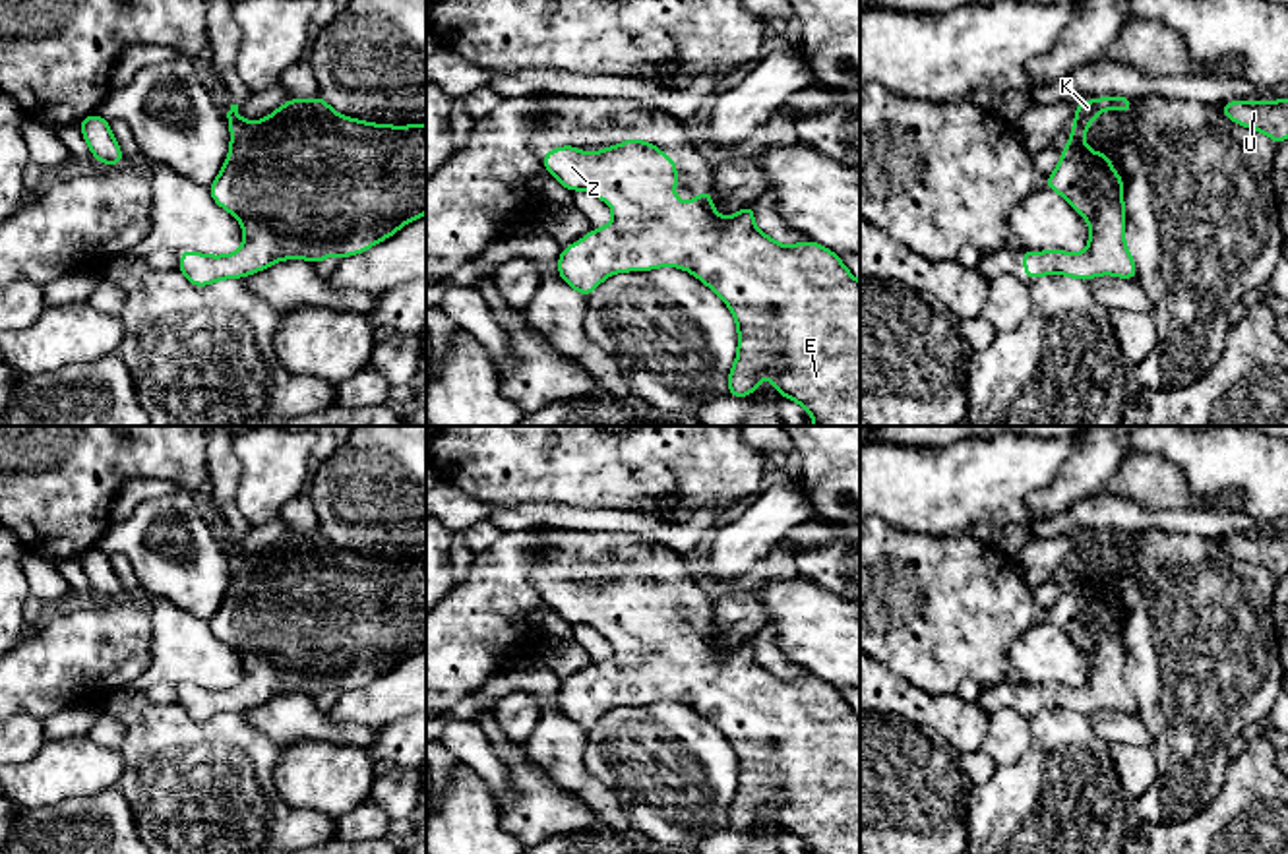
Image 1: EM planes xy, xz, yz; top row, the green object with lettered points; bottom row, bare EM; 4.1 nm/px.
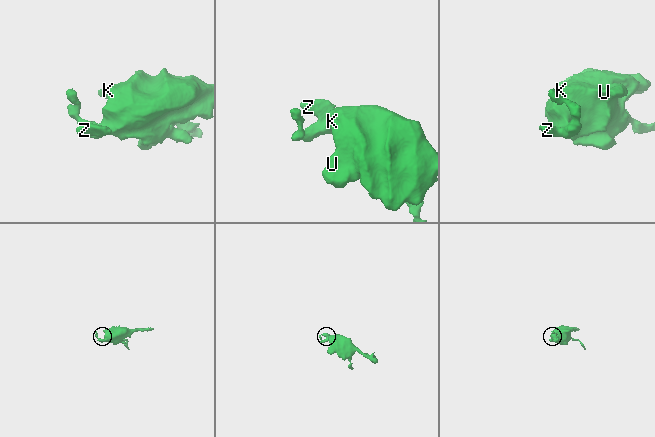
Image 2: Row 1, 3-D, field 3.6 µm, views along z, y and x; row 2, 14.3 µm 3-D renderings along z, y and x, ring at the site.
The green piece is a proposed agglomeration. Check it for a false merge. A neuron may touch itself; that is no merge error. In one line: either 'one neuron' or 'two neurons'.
one neuron

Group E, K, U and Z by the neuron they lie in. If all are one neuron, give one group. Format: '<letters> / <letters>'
E K U Z

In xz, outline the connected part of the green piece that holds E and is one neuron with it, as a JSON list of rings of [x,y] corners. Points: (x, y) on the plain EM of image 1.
[[[637,571],[597,587],[554,581],[540,595],[566,625],[587,624],[614,643],[610,658],[562,682],[558,707],[564,717],[589,732],[614,707],[682,701],[713,722],[738,757],[728,829],[751,829],[769,798],[782,792],[784,800],[769,813],[782,831],[808,842],[813,854],[860,854],[860,717],[835,686],[812,674],[775,676],[755,662],[755,637],[721,653],[709,624],[699,622],[693,635],[678,635],[678,595]]]

